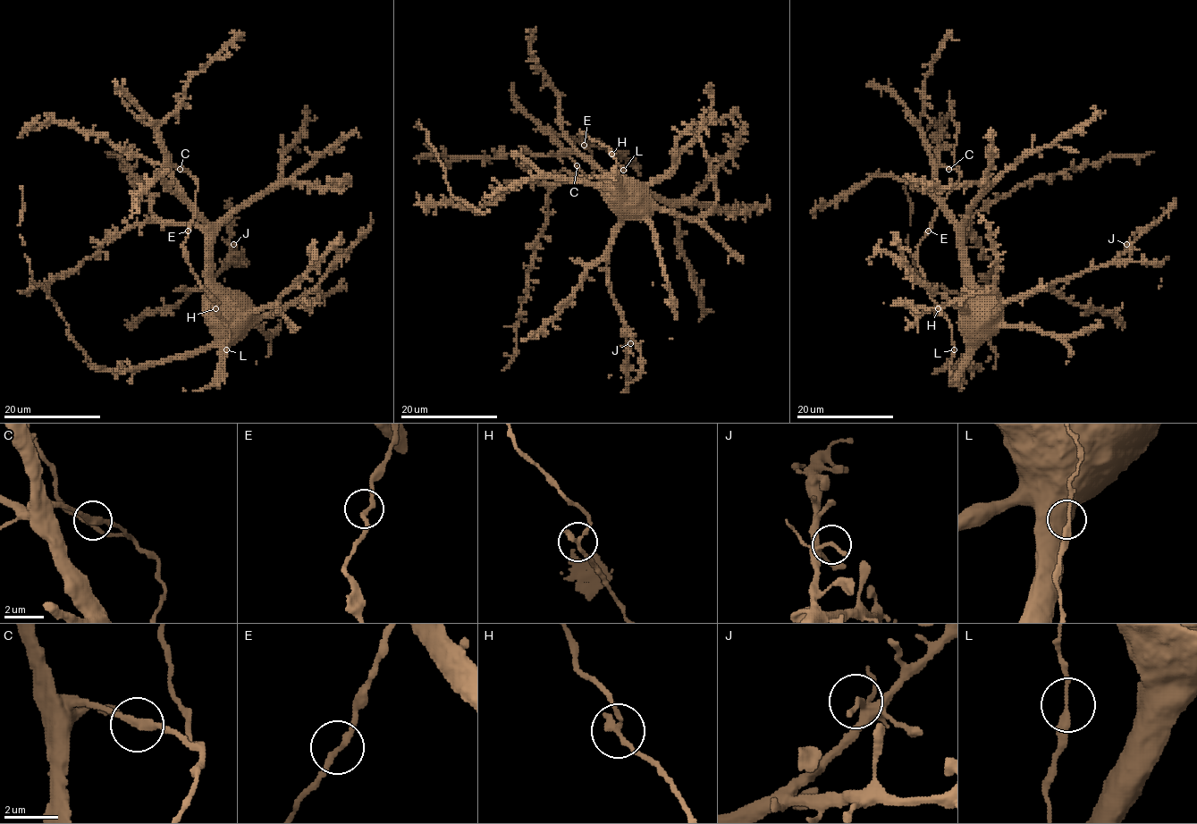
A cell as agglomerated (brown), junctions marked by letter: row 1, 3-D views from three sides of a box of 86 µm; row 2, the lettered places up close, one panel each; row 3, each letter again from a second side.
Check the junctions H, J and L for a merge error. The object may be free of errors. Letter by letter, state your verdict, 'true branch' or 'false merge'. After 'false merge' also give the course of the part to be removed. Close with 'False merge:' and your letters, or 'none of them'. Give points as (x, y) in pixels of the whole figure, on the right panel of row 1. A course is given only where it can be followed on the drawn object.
H: false merge | (938, 308), (924, 284), (917, 247), (958, 180), (954, 149), (958, 124), (952, 120), (948, 92)
J: true branch
L: true branch
False merge: H

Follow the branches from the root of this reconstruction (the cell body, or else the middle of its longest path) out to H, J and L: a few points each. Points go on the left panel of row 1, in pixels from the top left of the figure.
H: (219, 311), (209, 283), (206, 221), (193, 206), (184, 255), (198, 284), (218, 304), (215, 308)
J: (219, 311), (214, 300), (223, 301), (211, 289), (211, 283), (229, 262), (229, 248), (233, 244)
L: (219, 311), (209, 283), (206, 221), (193, 206), (184, 255), (218, 304), (230, 335), (226, 349)

